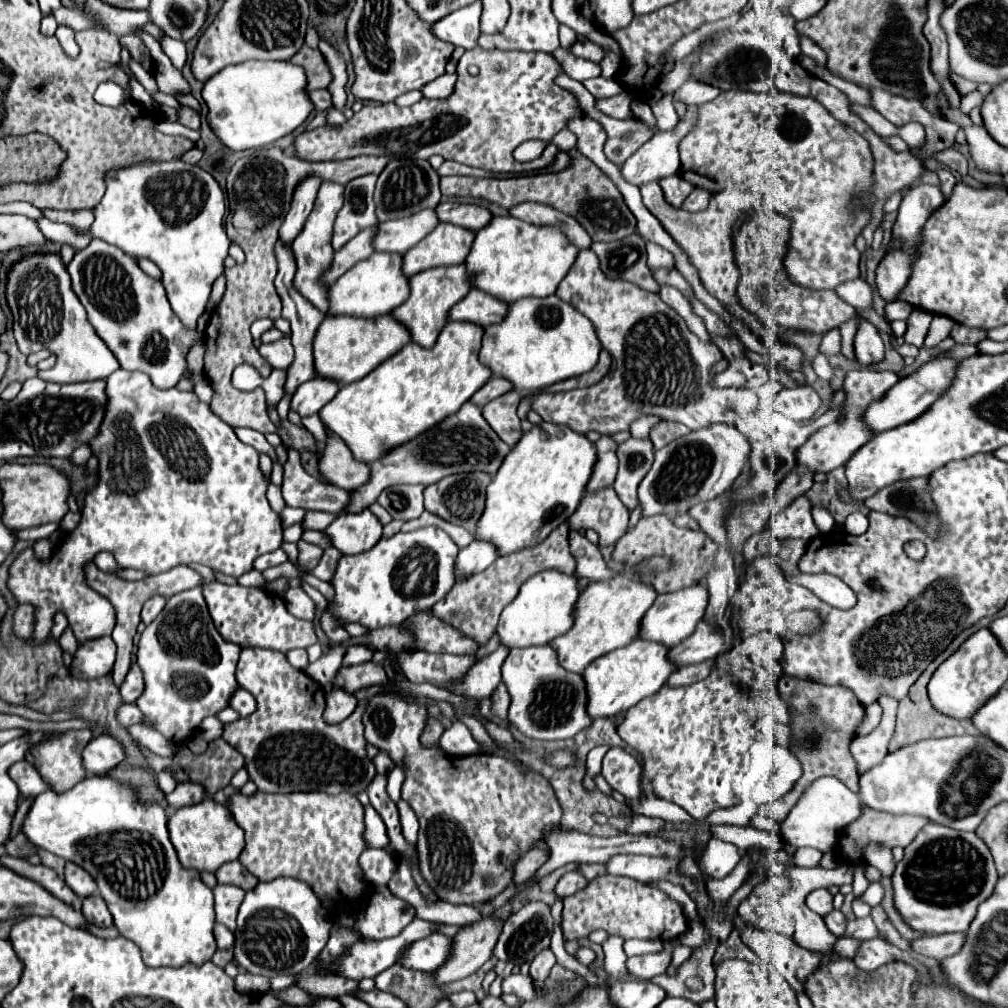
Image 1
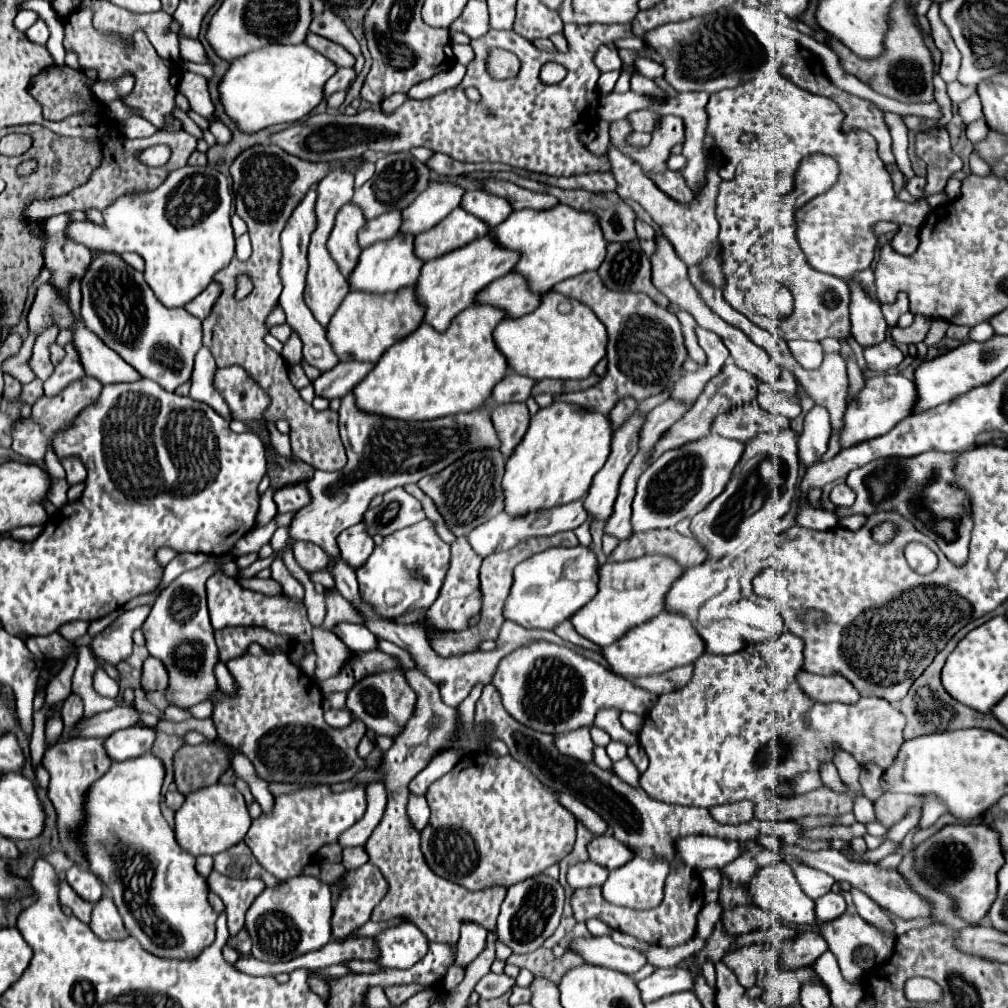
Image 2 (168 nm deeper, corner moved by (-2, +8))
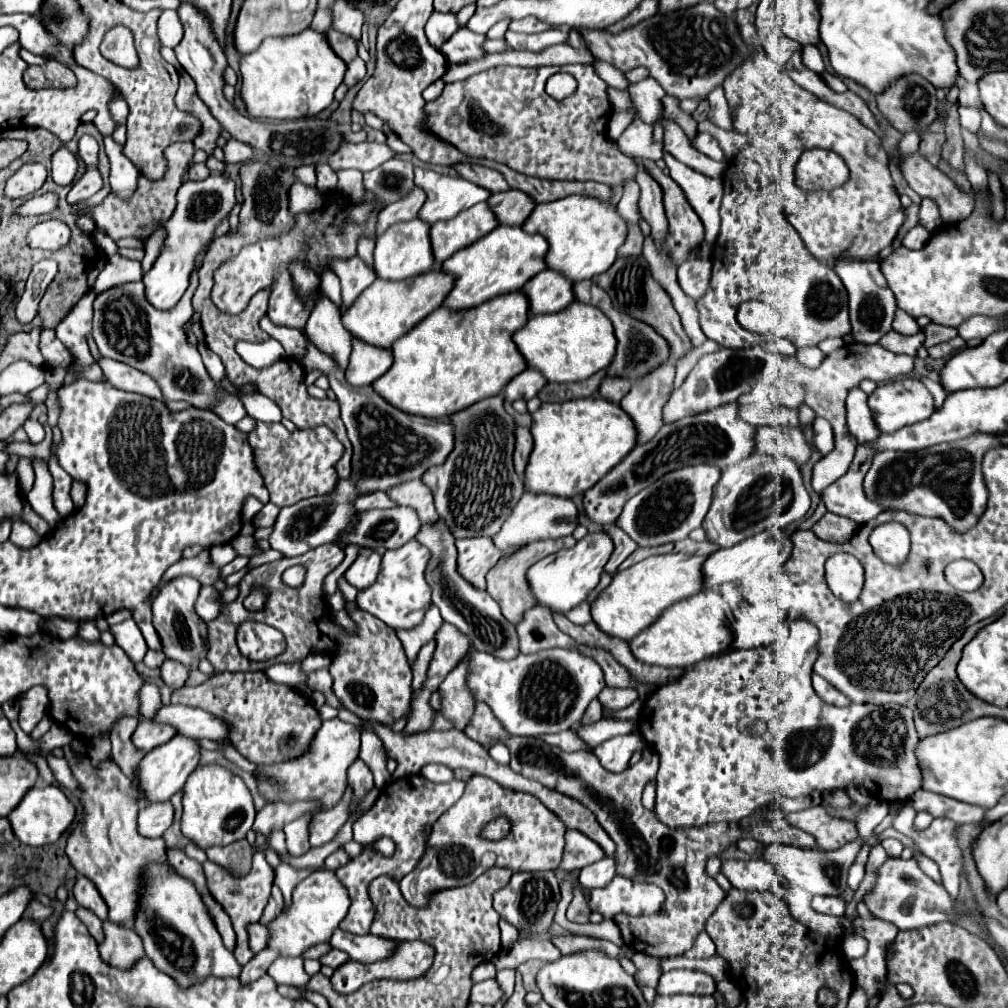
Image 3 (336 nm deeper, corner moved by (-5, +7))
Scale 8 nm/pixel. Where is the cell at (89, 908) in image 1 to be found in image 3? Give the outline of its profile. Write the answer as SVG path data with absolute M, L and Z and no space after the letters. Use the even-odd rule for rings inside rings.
M106 919L100 955L106 963L116 965L120 969L128 969L136 959L144 957L142 939L132 931L130 925L116 925Z

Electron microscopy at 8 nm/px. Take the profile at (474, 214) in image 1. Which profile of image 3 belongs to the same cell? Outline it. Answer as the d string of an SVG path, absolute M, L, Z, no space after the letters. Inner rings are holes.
M510 189L504 193L494 193L488 197L488 207L496 215L500 225L522 225L532 213L536 203L522 191Z

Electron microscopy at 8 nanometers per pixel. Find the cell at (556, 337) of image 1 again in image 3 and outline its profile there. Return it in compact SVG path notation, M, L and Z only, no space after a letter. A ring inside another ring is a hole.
M574 301L552 315L532 315L522 329L512 335L526 365L540 371L546 381L576 383L606 369L616 351L616 337L610 319L596 307Z

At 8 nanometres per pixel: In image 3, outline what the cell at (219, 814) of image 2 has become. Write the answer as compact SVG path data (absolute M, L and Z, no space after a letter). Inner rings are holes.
M204 765L190 773L184 785L182 805L182 833L200 849L208 849L212 845L230 845L232 841L244 839L256 817L254 801L244 781L220 765Z

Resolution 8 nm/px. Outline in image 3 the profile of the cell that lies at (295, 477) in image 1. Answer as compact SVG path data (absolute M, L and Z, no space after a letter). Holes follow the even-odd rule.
M266 503L266 505L262 507L262 511L254 517L254 525L256 525L256 527L270 527L270 525L276 523L278 513L280 513L280 507L276 507L276 505L272 505L272 503Z

